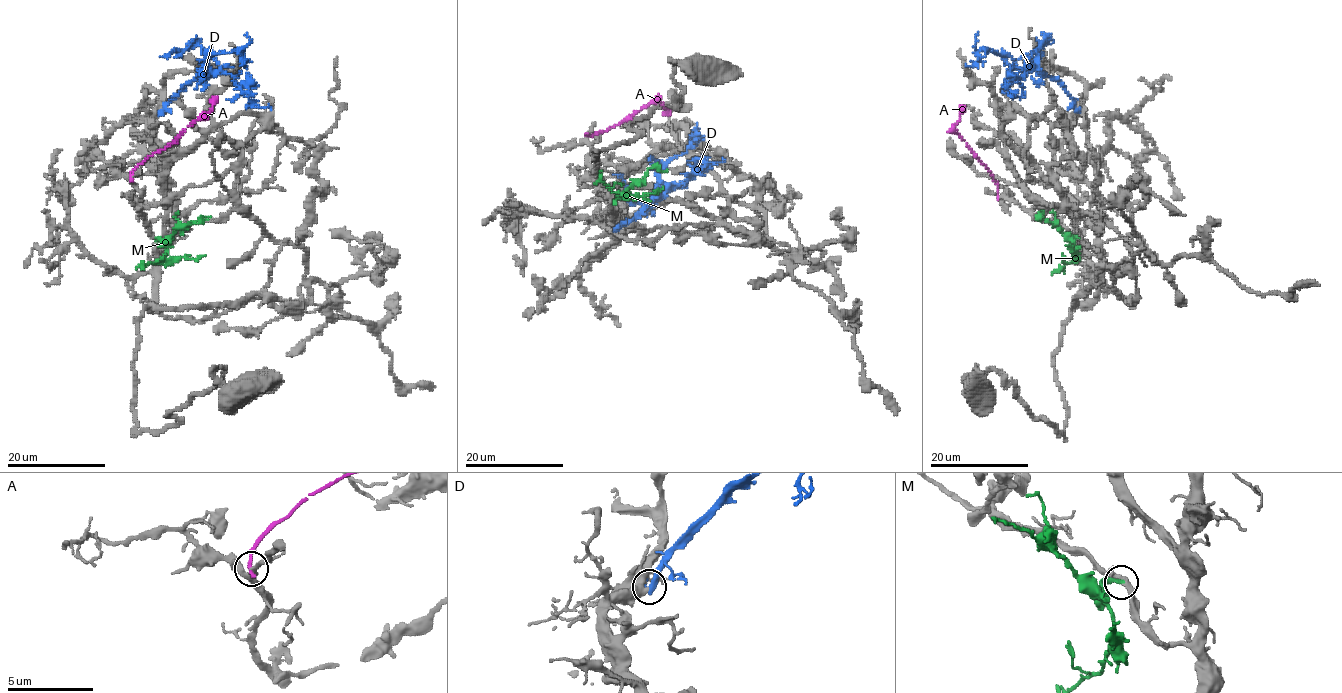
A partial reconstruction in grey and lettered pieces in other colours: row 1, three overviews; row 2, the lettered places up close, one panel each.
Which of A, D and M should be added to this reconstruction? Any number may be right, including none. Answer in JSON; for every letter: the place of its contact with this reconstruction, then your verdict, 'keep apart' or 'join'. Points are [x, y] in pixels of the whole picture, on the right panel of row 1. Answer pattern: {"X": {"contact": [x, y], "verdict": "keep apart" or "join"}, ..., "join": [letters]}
{"A": {"contact": [998, 196], "verdict": "keep apart"}, "D": {"contact": [1077, 110], "verdict": "keep apart"}, "M": {"contact": [1077, 236], "verdict": "join"}, "join": ["M"]}

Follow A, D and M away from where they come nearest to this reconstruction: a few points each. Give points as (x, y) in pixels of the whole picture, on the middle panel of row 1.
A: (586, 134), (589, 136), (619, 124), (656, 102), (669, 112)
D: (615, 228), (657, 197), (662, 189), (657, 184), (657, 165), (683, 153), (692, 137), (701, 136), (698, 142)
M: (614, 203), (651, 167), (657, 167), (664, 172), (668, 170)

